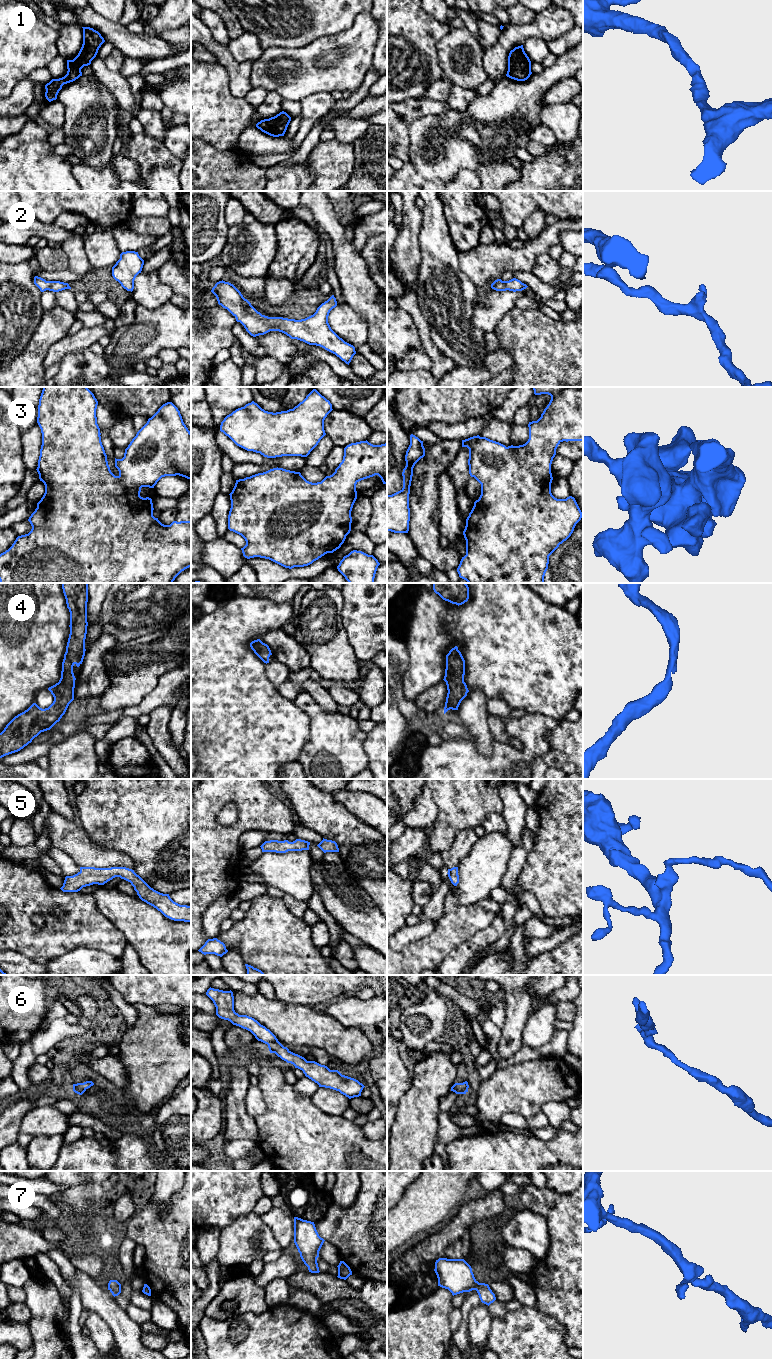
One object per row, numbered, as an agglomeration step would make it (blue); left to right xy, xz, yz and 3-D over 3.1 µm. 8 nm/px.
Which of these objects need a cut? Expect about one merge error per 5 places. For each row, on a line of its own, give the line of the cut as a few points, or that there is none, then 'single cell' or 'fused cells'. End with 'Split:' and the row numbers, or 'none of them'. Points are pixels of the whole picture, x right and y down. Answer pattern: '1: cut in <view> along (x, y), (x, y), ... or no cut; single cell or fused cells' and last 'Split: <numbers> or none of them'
1: no cut; single cell
2: no cut; single cell
3: no cut; single cell
4: no cut; single cell
5: no cut; single cell
6: no cut; single cell
7: no cut; single cell
Split: none of them

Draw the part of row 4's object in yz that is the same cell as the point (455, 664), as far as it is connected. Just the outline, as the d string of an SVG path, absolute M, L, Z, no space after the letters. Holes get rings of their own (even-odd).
M455 646L446 655L446 669L444 681L447 685L447 697L444 707L444 714L452 709L458 710L461 701L469 692L466 683L464 682L465 675L465 660Z

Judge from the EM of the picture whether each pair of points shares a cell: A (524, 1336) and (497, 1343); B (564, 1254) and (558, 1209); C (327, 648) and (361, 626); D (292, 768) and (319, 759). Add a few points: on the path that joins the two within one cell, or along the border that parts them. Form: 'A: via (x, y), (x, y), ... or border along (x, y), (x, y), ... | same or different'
A: via (517, 1340), (504, 1342) | same
B: via (564, 1243), (564, 1220) | same
C: border along (341, 612), (341, 624), (356, 657) | different
D: border along (296, 760), (303, 768) | different

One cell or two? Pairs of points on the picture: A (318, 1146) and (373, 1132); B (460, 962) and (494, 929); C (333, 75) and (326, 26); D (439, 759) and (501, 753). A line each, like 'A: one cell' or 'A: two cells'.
A: two cells
B: one cell
C: two cells
D: one cell

